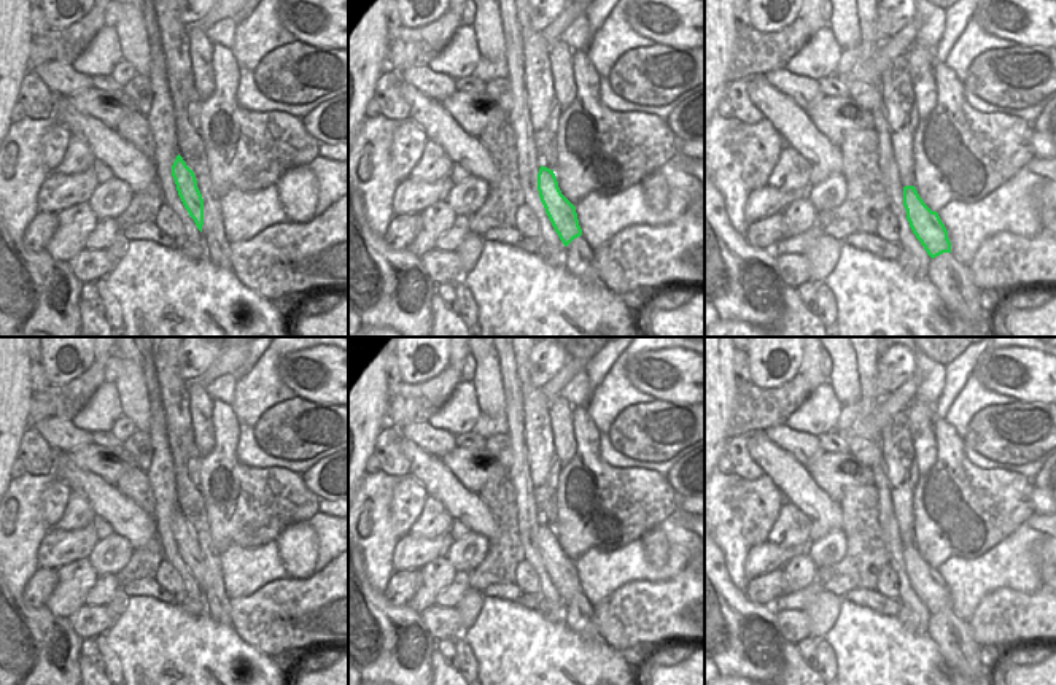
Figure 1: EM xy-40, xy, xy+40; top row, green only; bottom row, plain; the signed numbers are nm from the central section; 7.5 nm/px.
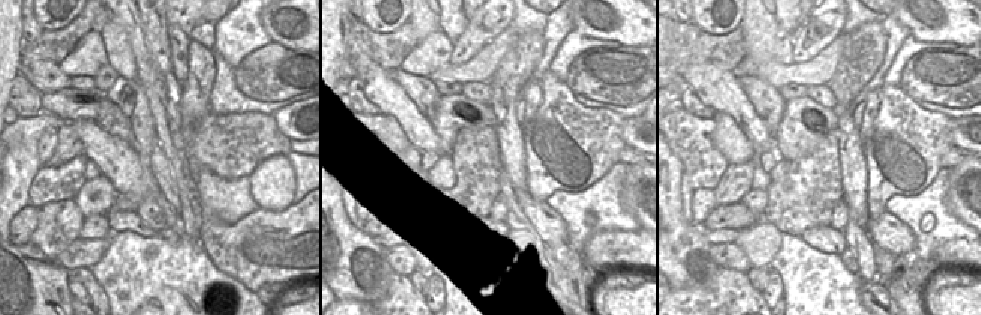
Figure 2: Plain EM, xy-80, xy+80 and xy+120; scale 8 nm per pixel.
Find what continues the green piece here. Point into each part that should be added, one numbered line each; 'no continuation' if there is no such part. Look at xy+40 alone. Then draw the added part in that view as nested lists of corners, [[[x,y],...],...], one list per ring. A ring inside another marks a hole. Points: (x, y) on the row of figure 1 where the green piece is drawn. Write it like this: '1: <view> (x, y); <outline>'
no continuation

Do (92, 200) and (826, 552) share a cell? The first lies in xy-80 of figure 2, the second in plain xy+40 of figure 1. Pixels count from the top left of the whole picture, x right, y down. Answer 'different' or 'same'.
same

